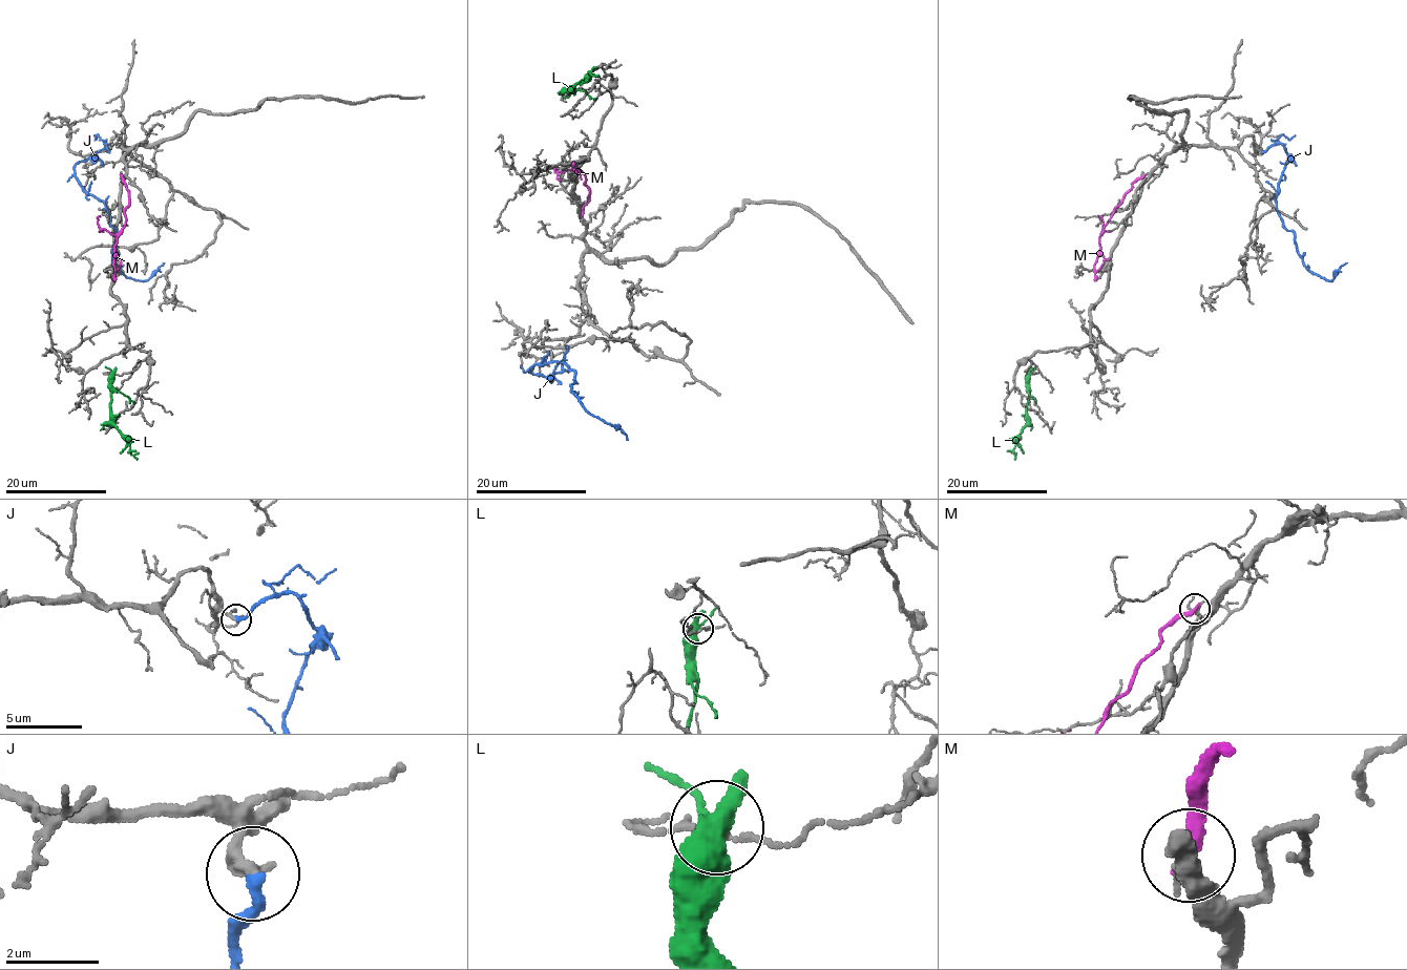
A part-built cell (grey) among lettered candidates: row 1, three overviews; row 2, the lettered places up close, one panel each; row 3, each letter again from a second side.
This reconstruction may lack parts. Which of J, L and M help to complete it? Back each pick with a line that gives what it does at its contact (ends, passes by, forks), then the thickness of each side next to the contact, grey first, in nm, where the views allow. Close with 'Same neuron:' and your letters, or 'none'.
J: it ends; calibres 170 and 260 nm
Same neuron: J

